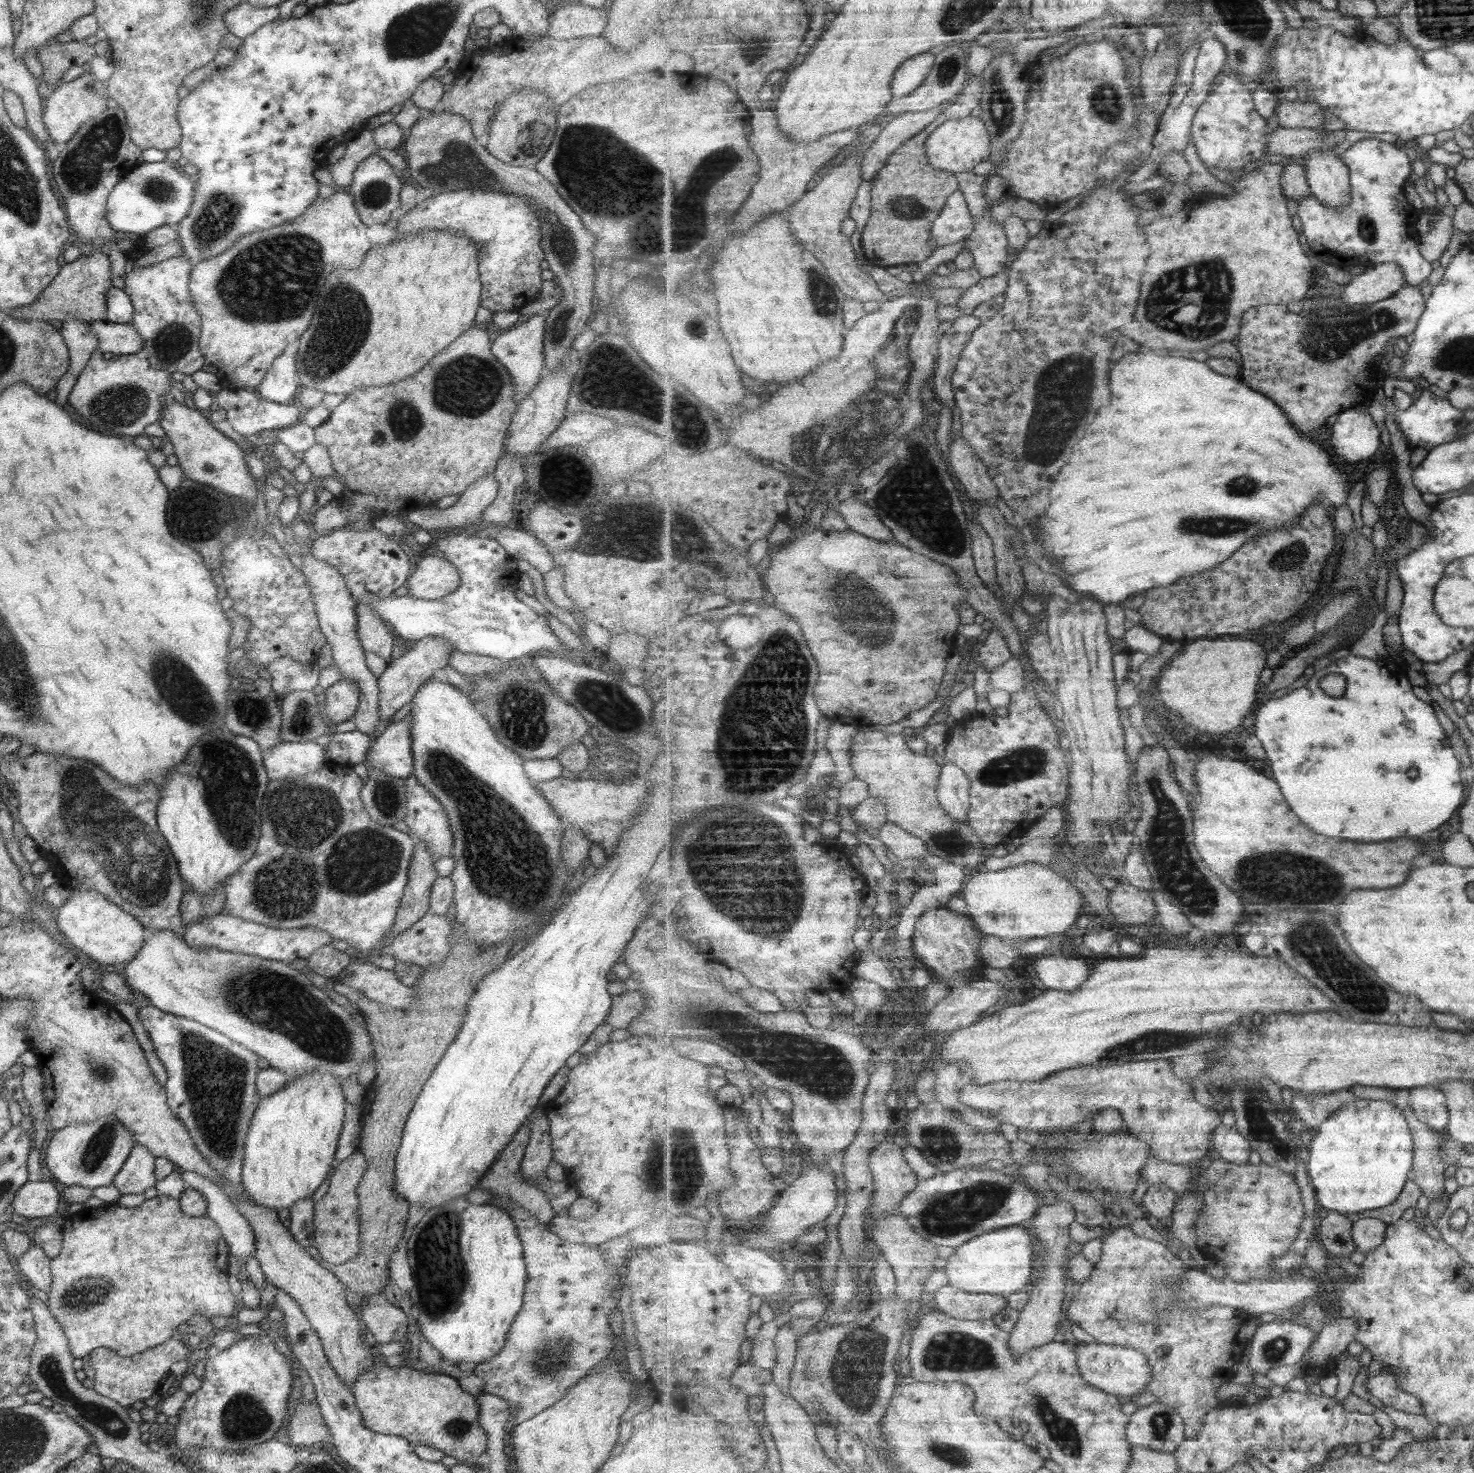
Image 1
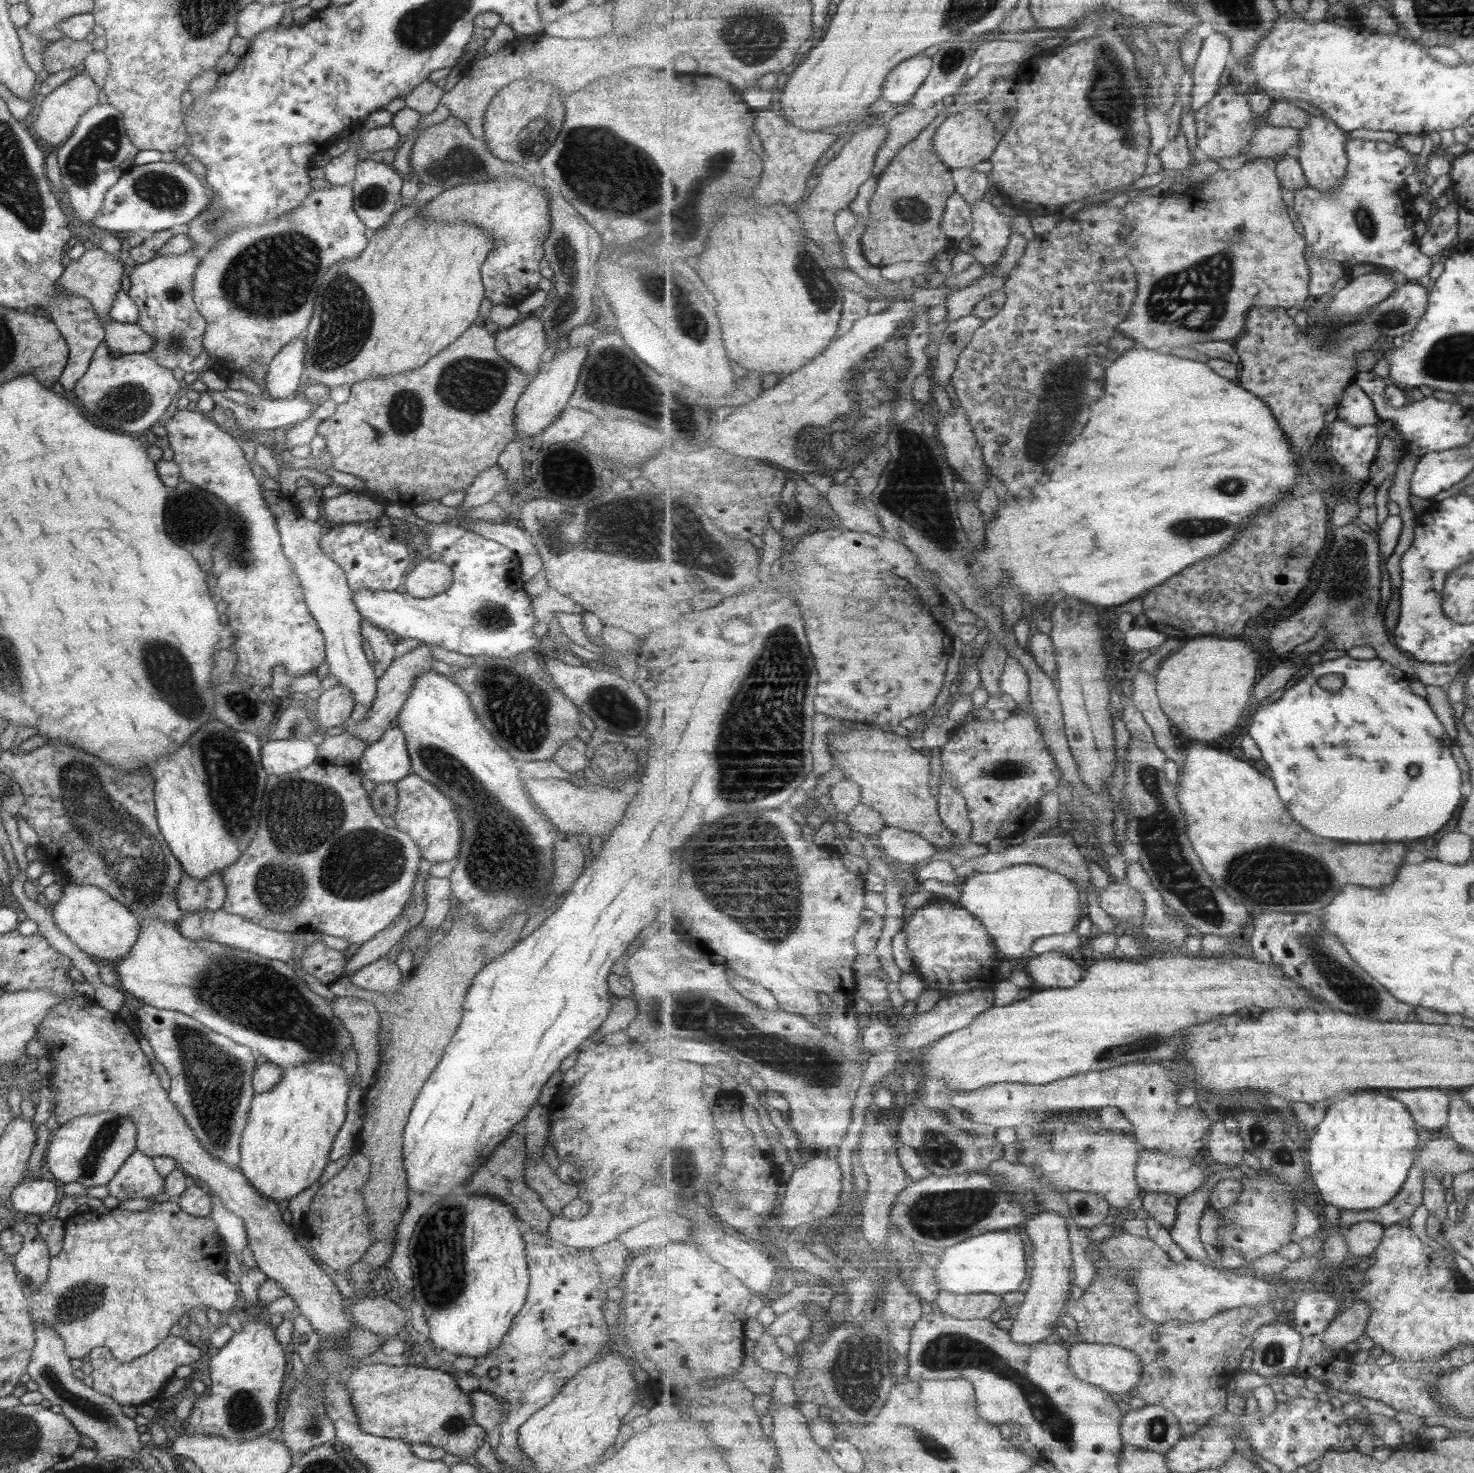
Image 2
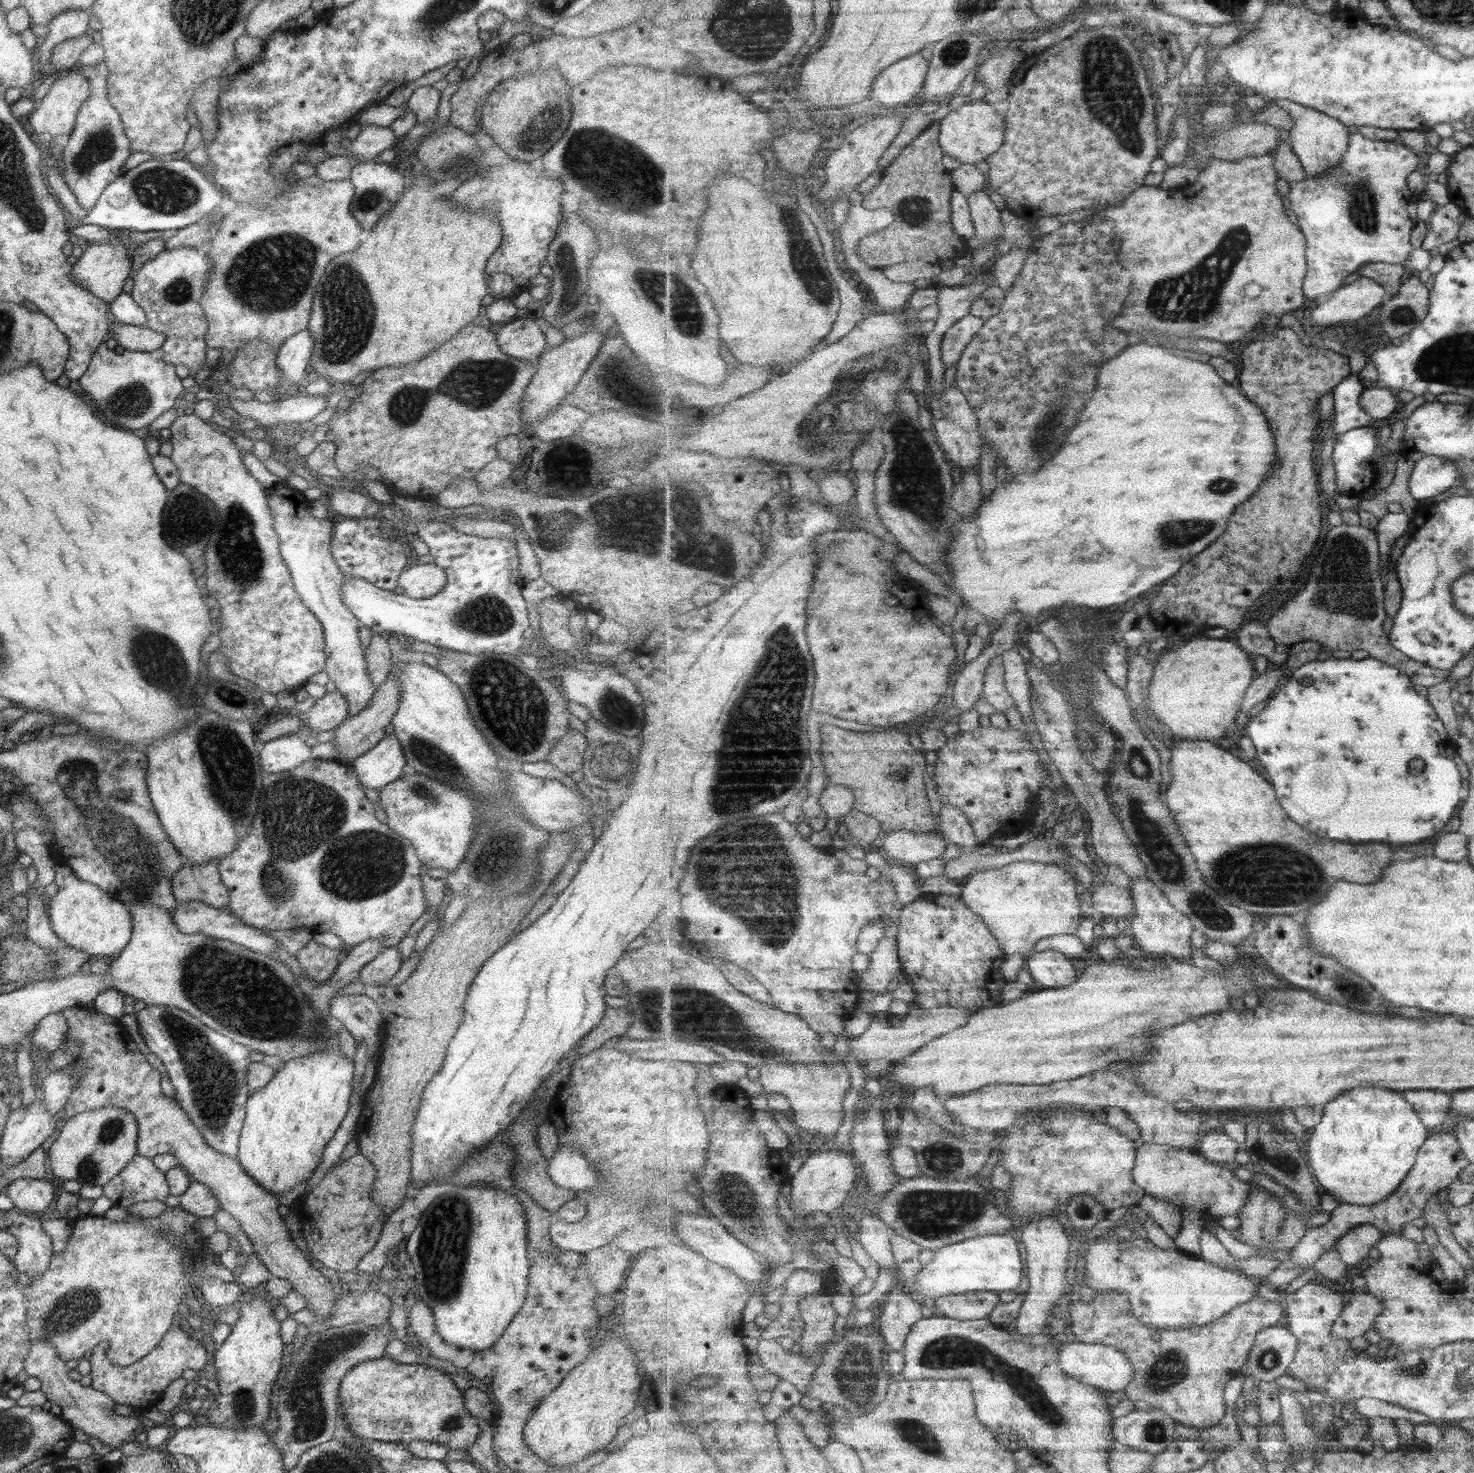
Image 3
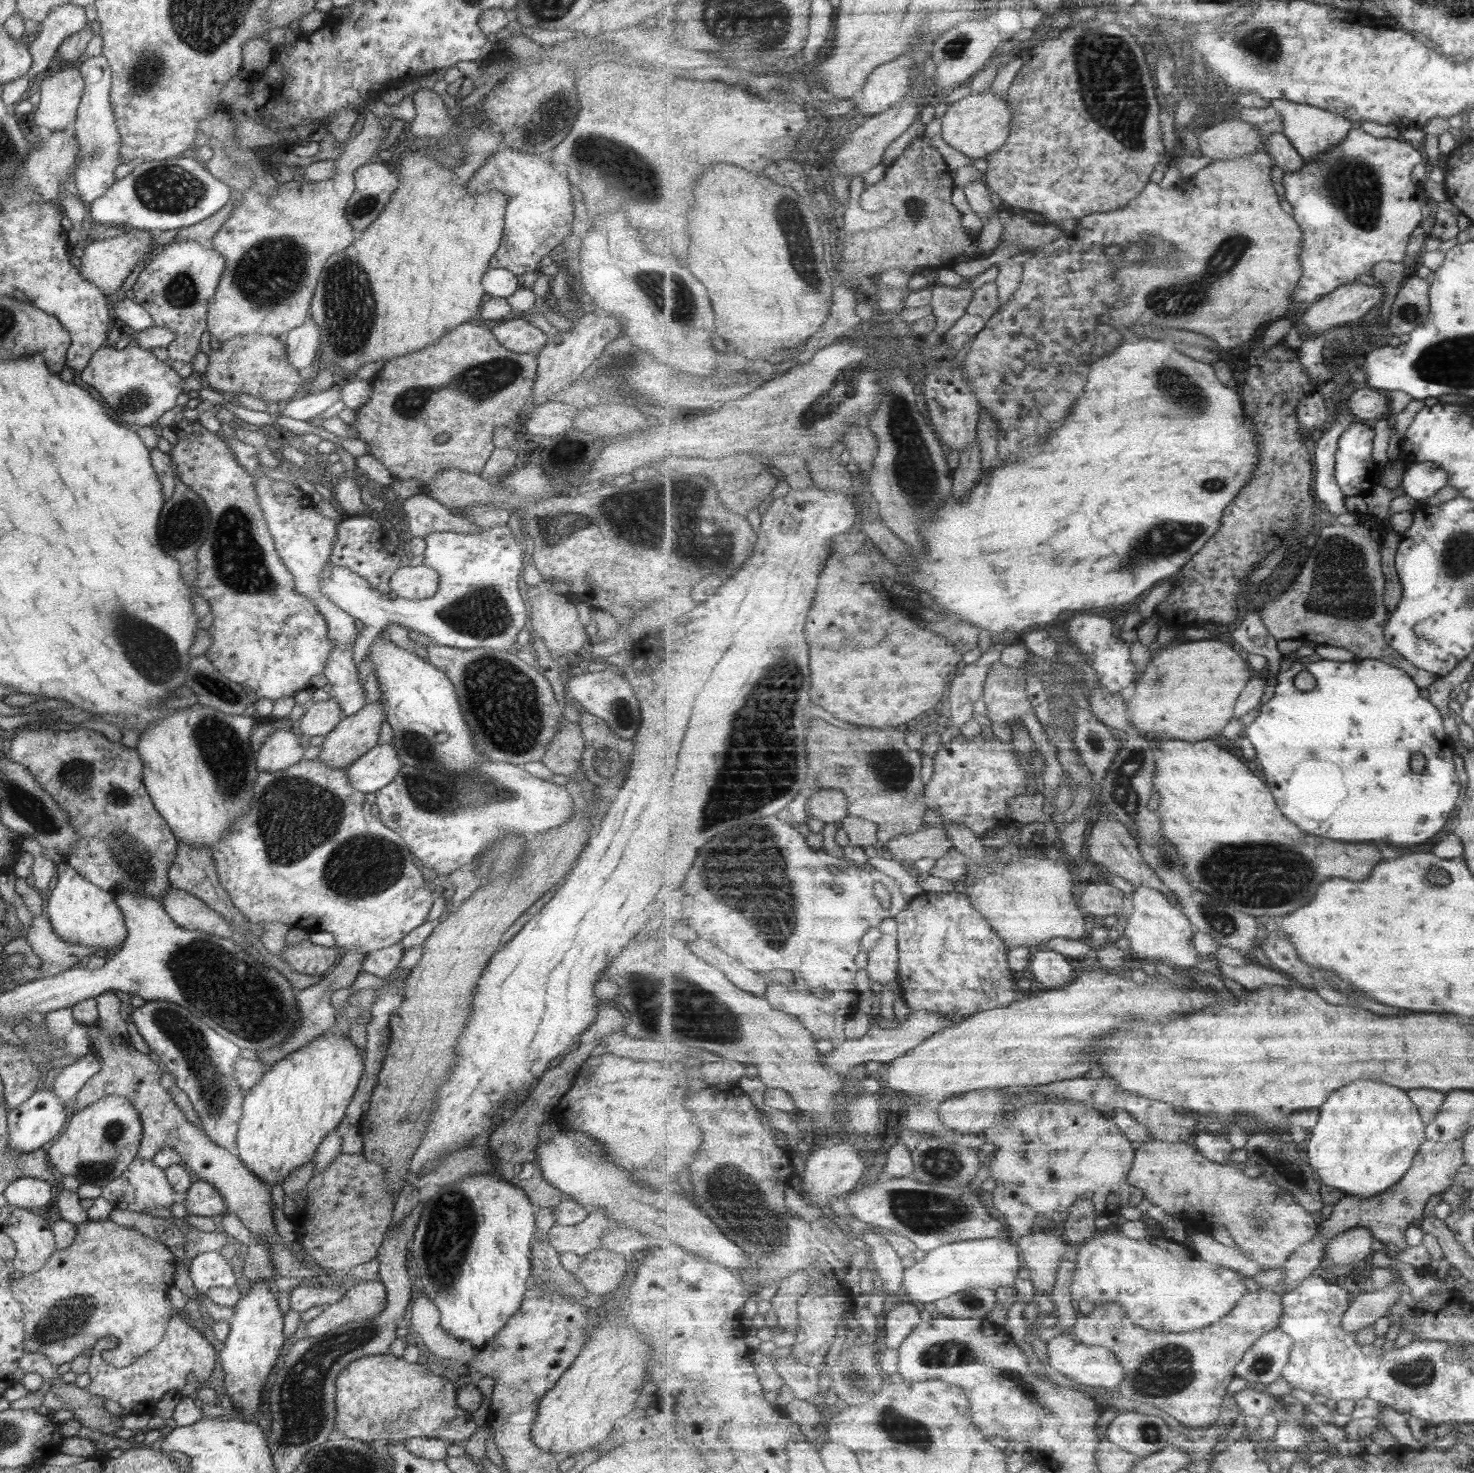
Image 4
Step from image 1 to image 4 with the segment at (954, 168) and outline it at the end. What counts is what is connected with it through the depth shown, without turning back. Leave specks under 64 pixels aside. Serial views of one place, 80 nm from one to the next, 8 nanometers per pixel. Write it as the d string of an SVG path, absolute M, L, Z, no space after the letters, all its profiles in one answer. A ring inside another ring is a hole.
M991 89L981 93L971 92L967 97L955 101L947 108L946 113L940 119L941 136L945 143L969 159L986 159L1007 142L1013 117L1014 106L1008 100L1008 95L1001 99L999 95L993 94Z

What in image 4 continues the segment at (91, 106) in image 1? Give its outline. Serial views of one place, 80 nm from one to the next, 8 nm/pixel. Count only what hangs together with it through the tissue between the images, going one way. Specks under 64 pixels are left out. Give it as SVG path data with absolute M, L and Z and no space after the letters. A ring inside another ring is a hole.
M77 65L59 71L52 76L38 79L40 101L33 108L33 122L50 132L65 130L76 117L84 82Z

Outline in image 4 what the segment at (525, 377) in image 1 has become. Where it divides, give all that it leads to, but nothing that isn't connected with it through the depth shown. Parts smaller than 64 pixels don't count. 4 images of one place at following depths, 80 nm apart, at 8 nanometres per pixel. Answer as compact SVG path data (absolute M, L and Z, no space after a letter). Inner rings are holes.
M520 315L510 317L489 330L501 347L517 354L536 354L547 340L547 334L533 327Z

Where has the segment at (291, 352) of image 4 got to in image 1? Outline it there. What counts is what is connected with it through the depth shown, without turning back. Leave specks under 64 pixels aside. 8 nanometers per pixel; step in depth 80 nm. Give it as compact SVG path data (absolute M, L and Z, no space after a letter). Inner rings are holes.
M293 354L279 357L273 360L271 367L265 373L263 381L259 387L255 389L255 393L261 399L276 402L277 404L288 404L292 402L292 398L298 387L295 374L295 364L293 364Z

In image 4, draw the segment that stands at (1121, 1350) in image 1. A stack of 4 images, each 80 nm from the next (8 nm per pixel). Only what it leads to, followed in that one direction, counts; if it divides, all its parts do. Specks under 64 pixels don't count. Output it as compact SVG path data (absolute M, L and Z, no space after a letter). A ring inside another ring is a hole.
M1063 1332L1047 1342L1049 1364L1067 1379L1094 1387L1102 1393L1110 1394L1125 1381L1125 1370L1117 1354L1101 1346L1087 1346L1079 1342L1072 1334Z

